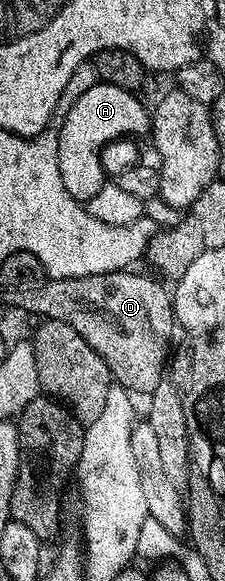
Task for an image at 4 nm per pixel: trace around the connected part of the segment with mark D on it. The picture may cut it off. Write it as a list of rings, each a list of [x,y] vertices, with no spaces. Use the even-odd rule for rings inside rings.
[[[126,269],[58,280],[69,283],[69,317],[63,323],[75,329],[89,347],[103,357],[118,386],[130,394],[145,397],[164,380],[175,320],[170,290],[165,289],[158,278],[133,272]]]

